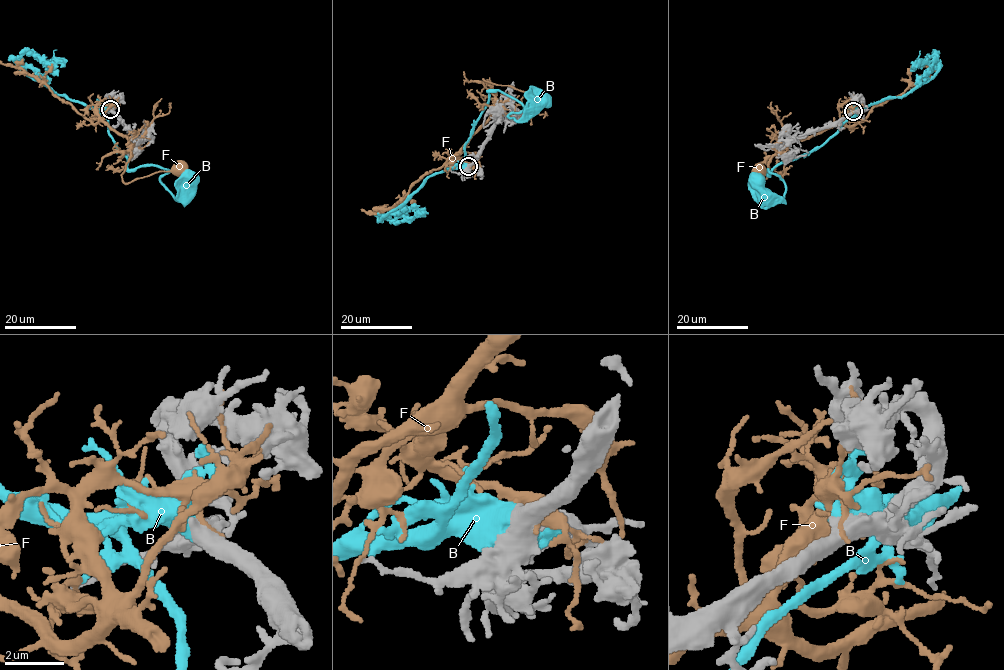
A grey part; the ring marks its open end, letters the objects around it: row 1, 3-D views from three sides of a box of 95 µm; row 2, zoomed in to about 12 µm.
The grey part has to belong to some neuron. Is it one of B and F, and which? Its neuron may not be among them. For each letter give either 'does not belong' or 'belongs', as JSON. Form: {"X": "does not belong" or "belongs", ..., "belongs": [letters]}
{"B": "belongs", "F": "does not belong", "belongs": ["B"]}

